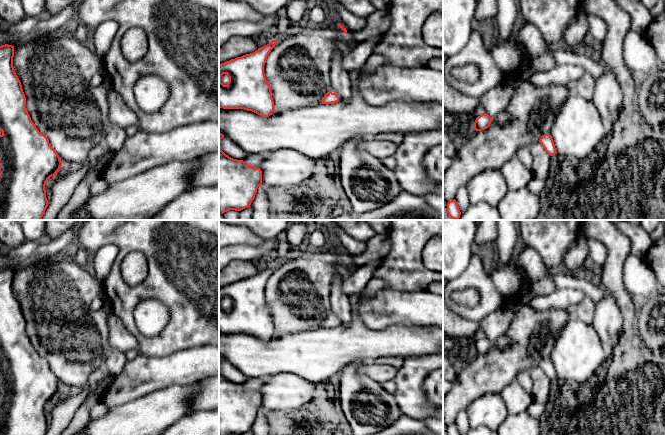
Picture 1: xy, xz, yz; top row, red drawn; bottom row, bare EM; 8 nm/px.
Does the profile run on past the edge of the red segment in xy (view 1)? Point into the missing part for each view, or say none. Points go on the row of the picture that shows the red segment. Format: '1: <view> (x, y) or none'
1: none

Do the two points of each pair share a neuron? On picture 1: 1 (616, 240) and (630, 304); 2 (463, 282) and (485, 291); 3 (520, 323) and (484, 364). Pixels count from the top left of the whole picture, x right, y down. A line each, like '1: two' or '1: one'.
1: one
2: one
3: one

